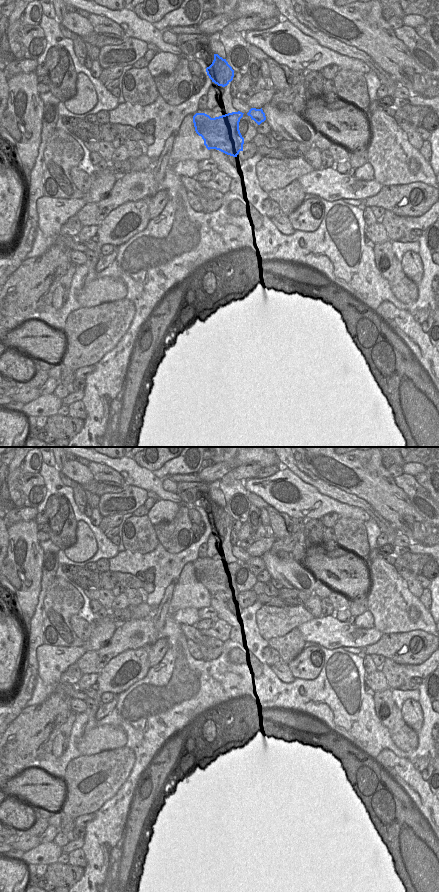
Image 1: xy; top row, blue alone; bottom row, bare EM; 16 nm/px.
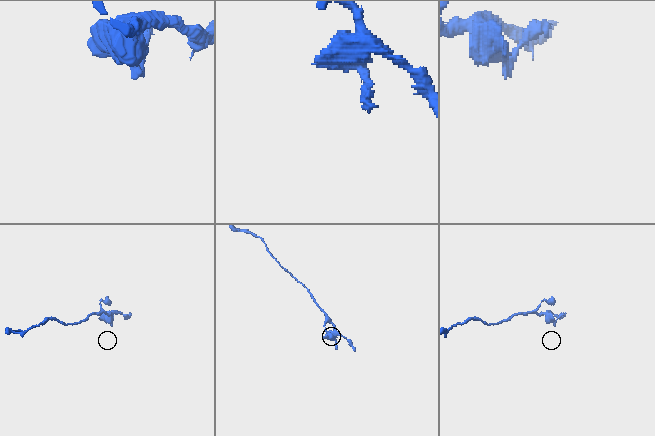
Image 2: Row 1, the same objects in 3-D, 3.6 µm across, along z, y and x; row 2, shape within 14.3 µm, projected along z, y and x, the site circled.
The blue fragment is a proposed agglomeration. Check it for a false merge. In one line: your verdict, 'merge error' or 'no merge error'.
merge error

